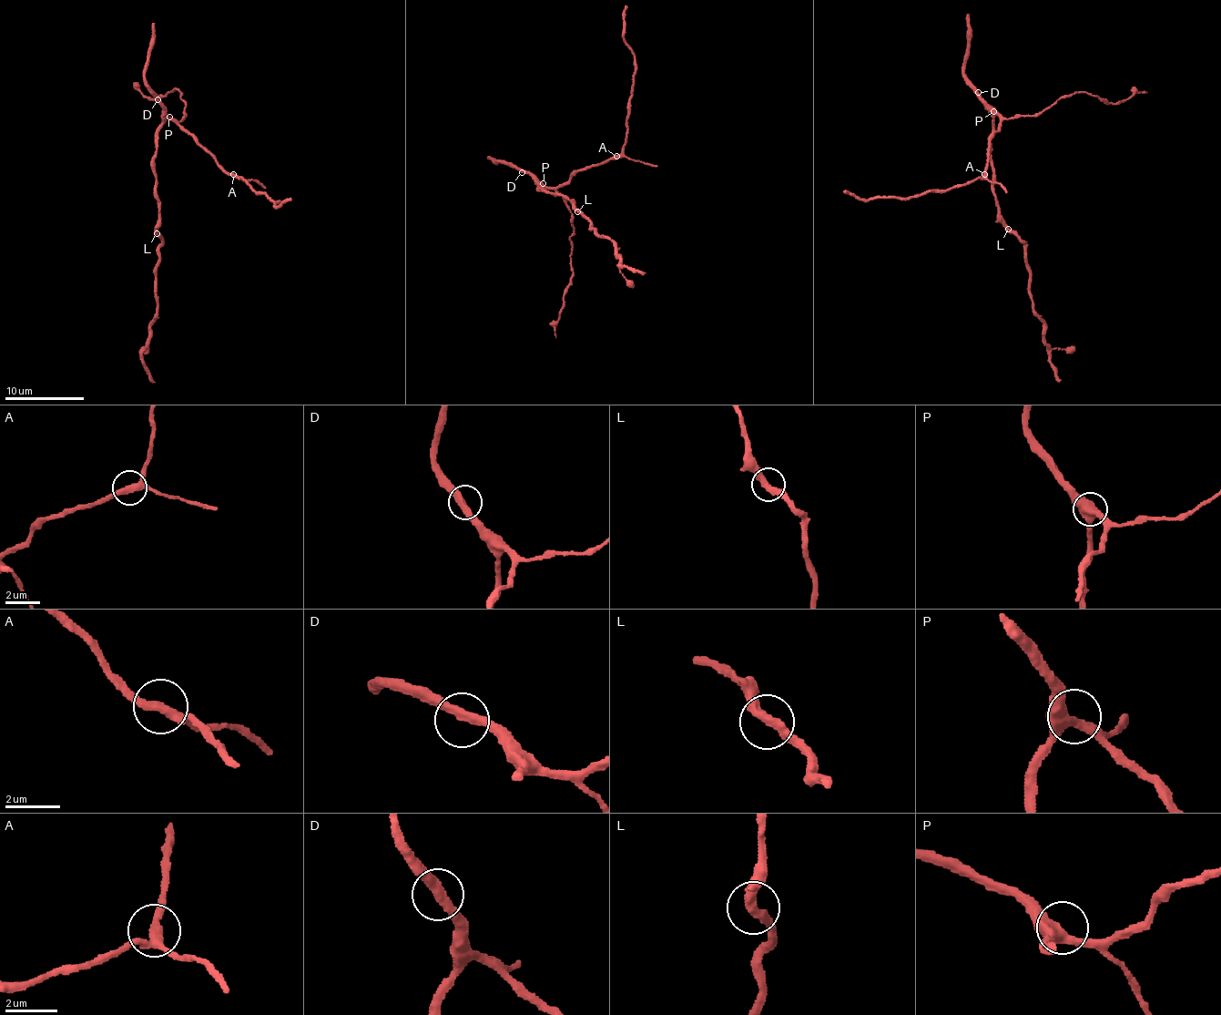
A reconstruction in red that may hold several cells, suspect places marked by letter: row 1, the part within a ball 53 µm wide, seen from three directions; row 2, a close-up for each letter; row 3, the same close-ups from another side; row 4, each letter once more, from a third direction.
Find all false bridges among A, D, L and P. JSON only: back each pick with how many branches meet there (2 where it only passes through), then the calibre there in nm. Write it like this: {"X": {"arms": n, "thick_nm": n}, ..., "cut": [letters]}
{"cut": []}

